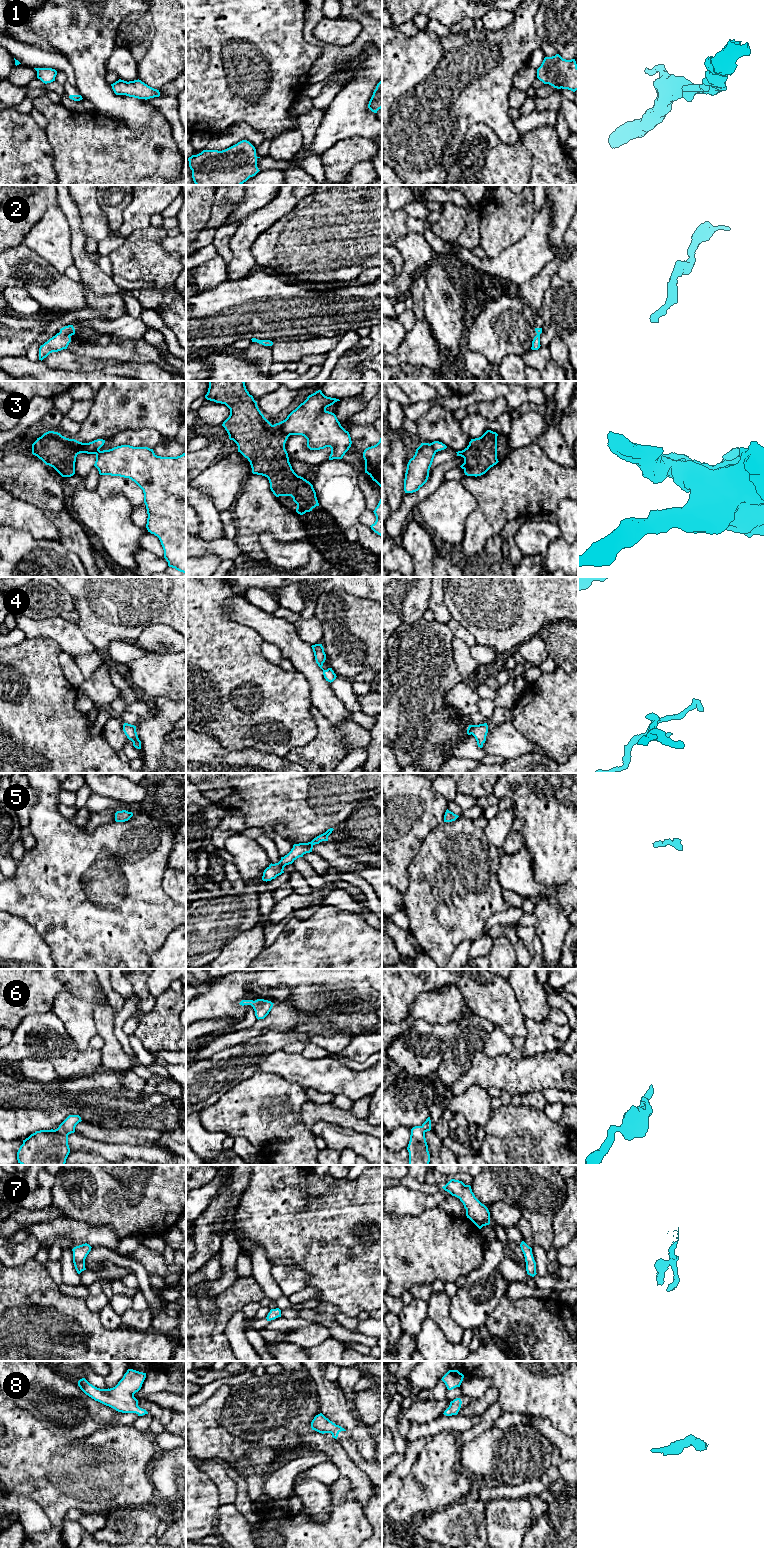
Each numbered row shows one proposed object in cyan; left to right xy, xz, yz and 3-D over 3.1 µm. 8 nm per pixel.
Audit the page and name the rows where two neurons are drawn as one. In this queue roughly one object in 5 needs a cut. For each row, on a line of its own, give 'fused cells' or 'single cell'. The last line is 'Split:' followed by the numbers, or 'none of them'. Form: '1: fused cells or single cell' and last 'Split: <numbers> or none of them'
1: single cell
2: single cell
3: fused cells
4: single cell
5: single cell
6: single cell
7: single cell
8: single cell
Split: 3

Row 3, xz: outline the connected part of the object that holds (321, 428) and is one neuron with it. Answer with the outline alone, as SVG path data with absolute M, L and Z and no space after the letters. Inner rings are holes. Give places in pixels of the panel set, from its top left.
M318 390L273 427L282 434L304 436L310 450L330 447L329 460L342 459L351 447L351 437L336 415L326 410L337 401L340 400L327 397Z

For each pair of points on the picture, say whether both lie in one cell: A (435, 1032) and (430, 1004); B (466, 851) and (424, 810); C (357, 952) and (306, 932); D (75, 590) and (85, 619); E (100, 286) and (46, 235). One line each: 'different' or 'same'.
A: different
B: different
C: same
D: same
E: different

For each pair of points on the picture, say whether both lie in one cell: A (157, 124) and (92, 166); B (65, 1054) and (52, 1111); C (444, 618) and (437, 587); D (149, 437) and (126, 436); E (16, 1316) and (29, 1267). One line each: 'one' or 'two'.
A: one
B: two
C: one
D: one
E: one

